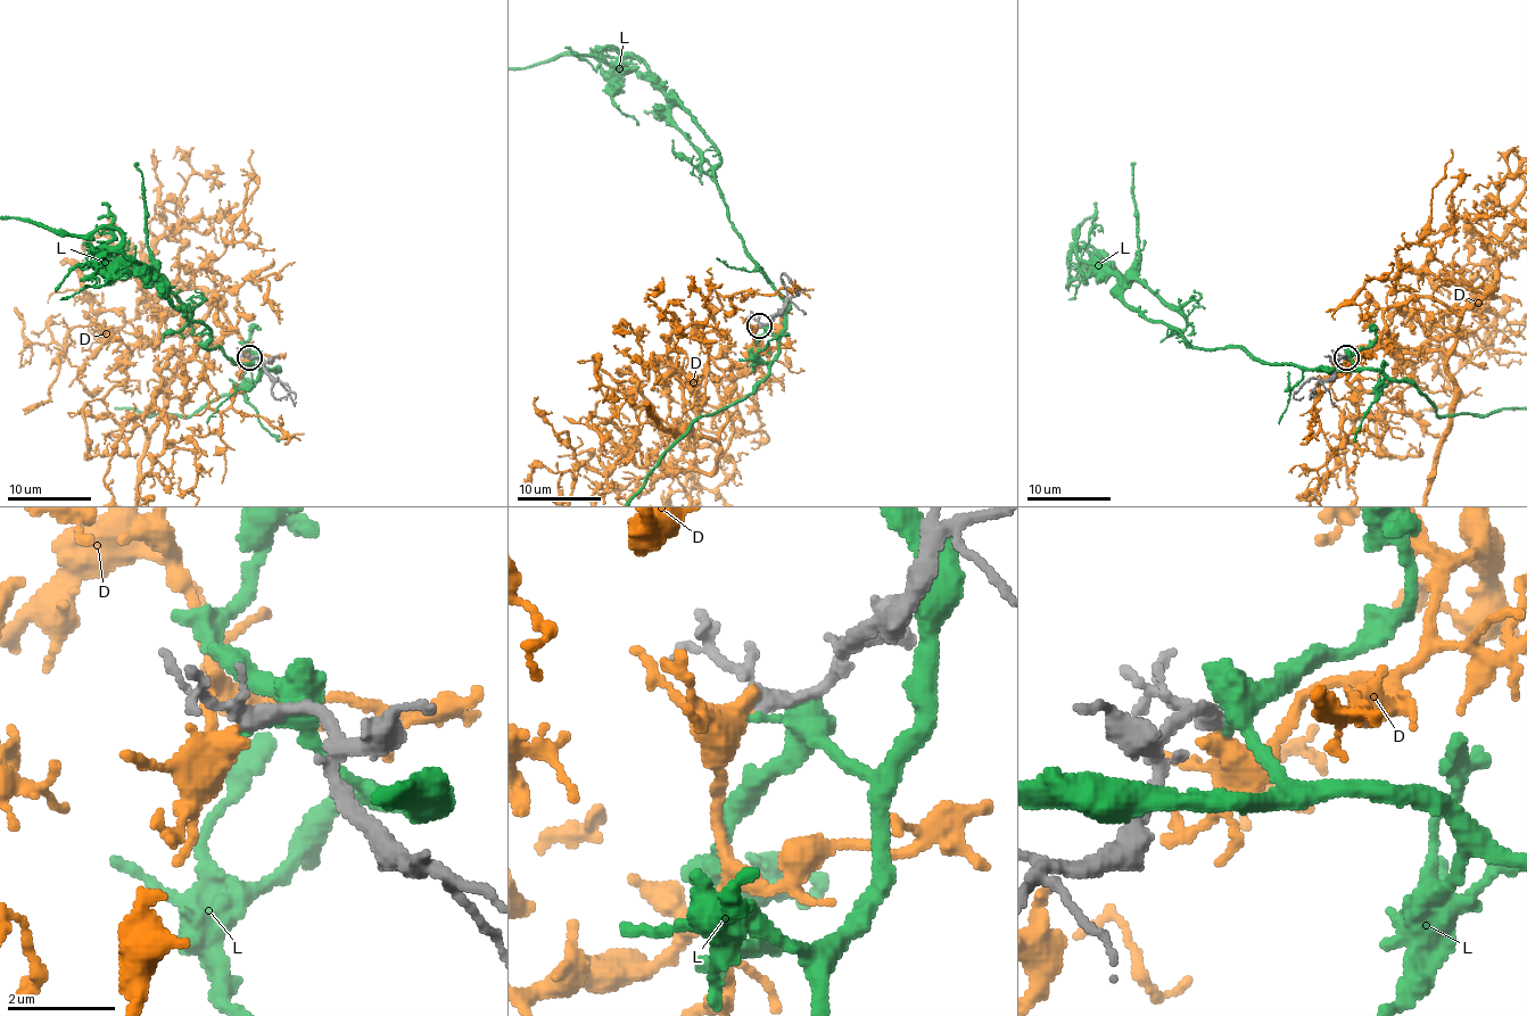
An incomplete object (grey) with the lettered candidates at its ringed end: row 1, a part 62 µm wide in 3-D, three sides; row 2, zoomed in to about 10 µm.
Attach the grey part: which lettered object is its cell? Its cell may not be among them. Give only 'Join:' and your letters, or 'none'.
Join: D

